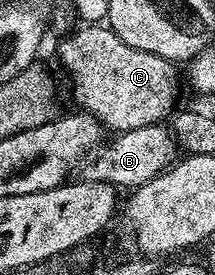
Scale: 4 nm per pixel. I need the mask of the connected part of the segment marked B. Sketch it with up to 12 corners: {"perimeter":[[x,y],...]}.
{"perimeter":[[166,125],[133,128],[86,159],[84,182],[144,186],[176,161]]}

